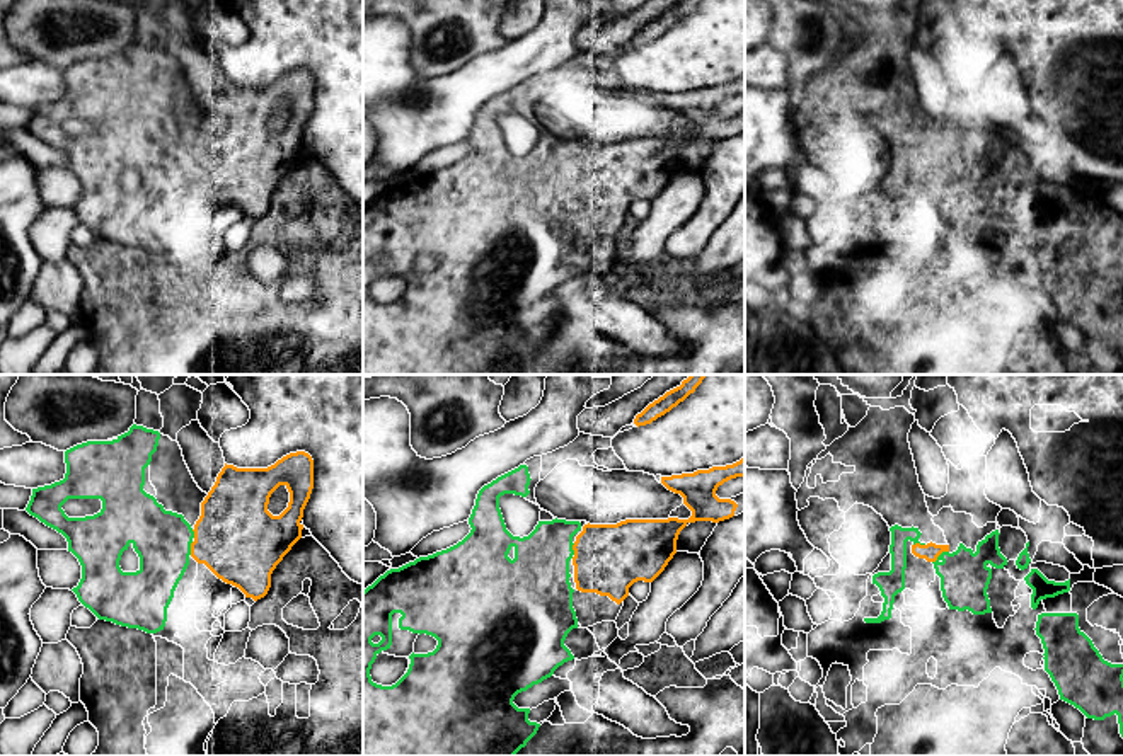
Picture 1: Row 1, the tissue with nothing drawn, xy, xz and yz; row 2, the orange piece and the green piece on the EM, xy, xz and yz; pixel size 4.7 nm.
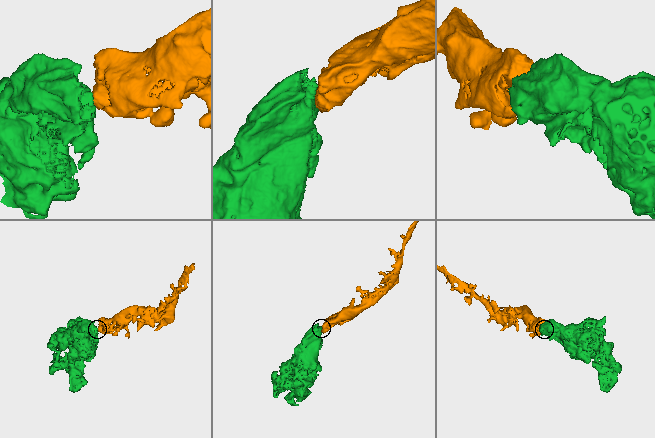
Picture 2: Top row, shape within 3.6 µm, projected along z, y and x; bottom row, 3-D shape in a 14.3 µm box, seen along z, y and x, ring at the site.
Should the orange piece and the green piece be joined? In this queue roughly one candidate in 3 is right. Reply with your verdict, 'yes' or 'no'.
yes

